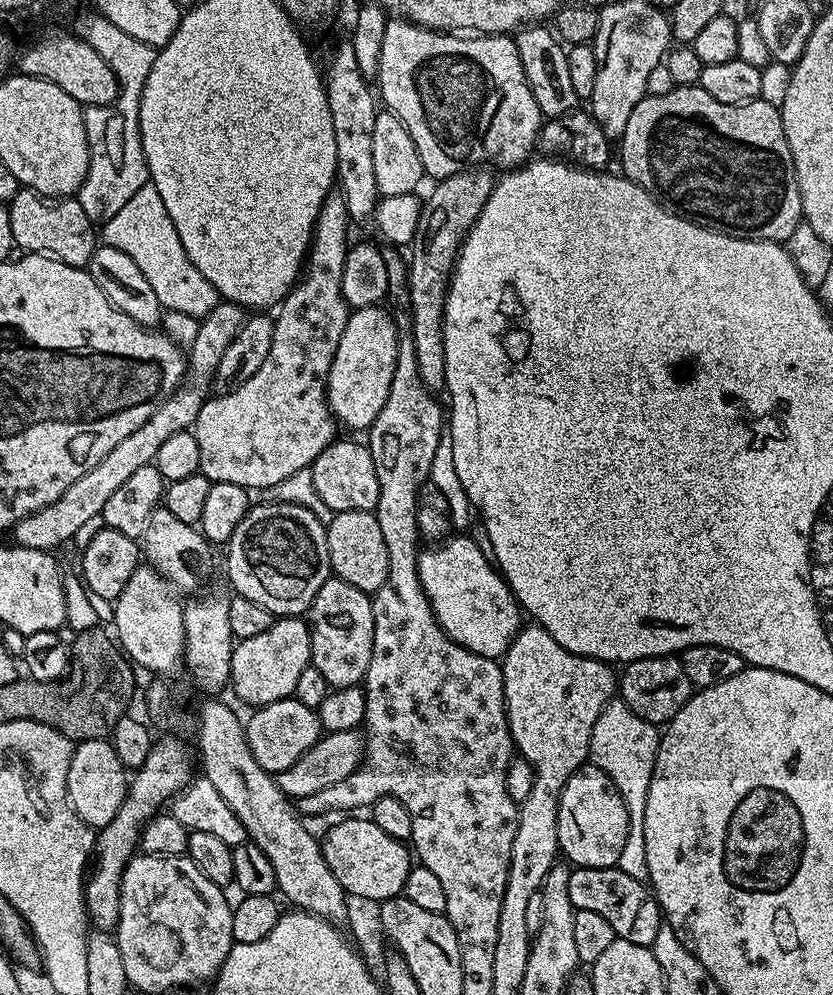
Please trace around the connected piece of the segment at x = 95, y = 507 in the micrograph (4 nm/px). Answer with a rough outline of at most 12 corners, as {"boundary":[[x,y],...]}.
{"boundary":[[227,302],[202,317],[186,379],[58,502],[10,530],[17,548],[56,550],[103,513],[122,482],[189,431],[218,362],[244,325]]}

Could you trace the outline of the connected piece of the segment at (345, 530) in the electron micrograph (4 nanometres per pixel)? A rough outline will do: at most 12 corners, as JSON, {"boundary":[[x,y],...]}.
{"boundary":[[375,511],[326,527],[331,575],[375,594],[388,577]]}

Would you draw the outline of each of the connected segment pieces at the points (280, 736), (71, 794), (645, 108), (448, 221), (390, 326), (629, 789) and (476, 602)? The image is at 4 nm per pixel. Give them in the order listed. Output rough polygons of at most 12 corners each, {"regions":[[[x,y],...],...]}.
{"regions":[[[294,696],[255,709],[244,727],[255,761],[273,775],[324,732]],[[111,739],[73,747],[68,800],[88,827],[114,819],[129,773]],[[649,94],[623,175],[667,212],[787,242],[804,211],[780,109]],[[488,166],[437,181],[410,245],[419,377],[445,391],[445,298],[492,193]],[[383,307],[357,308],[328,375],[341,425],[386,406],[400,336]],[[613,698],[591,763],[630,818],[616,867],[647,881],[644,815],[661,733]],[[452,534],[416,558],[458,646],[499,661],[522,609],[489,553]]]}

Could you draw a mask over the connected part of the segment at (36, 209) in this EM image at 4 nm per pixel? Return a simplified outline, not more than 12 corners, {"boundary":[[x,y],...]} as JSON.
{"boundary":[[21,187],[12,242],[87,269],[98,228],[79,199]]}

